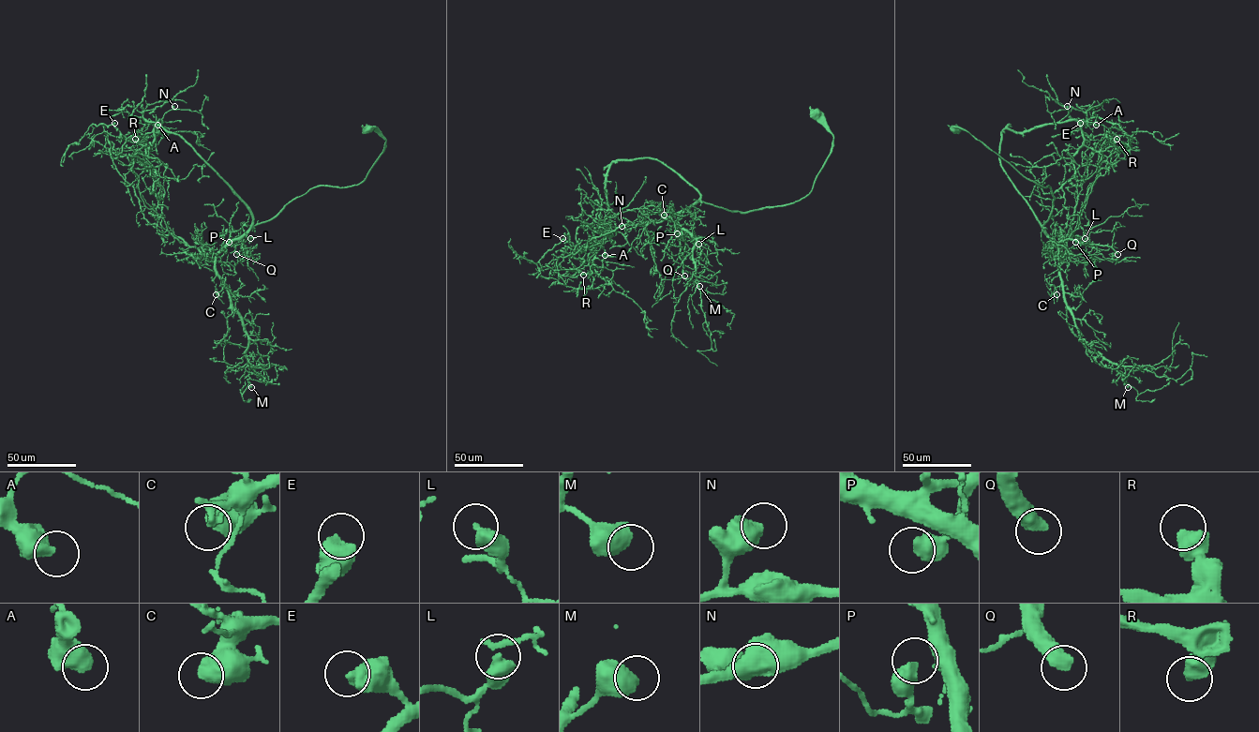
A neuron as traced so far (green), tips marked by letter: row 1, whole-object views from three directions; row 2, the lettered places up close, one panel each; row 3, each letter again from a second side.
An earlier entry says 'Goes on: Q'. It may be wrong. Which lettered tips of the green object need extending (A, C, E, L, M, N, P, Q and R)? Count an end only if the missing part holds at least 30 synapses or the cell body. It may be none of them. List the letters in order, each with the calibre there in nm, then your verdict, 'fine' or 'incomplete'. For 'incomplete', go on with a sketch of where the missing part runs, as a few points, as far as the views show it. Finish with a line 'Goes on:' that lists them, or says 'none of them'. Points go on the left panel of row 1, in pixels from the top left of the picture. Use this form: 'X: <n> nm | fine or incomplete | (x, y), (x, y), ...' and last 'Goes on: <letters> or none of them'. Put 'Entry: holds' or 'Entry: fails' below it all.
A: 550 nm | fine
C: 650 nm | fine
E: 700 nm | fine
L: 500 nm | fine
M: 650 nm | fine
N: 650 nm | fine
P: 550 nm | fine
Q: 500 nm | incomplete | (236, 254), (232, 268), (218, 270), (199, 252), (197, 244)
R: 550 nm | fine
Goes on: Q
Entry: holds

